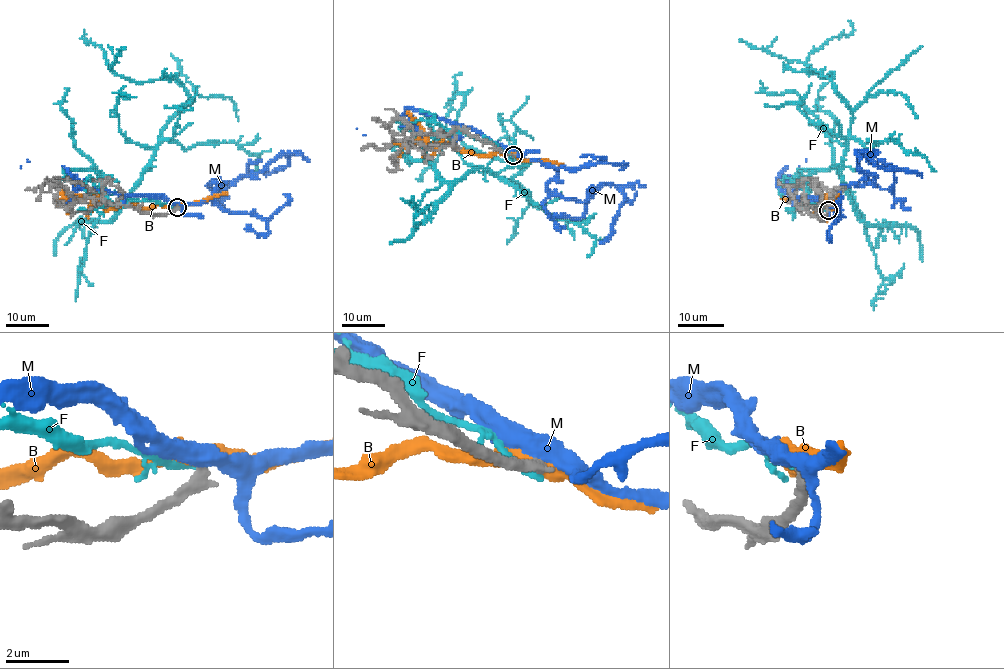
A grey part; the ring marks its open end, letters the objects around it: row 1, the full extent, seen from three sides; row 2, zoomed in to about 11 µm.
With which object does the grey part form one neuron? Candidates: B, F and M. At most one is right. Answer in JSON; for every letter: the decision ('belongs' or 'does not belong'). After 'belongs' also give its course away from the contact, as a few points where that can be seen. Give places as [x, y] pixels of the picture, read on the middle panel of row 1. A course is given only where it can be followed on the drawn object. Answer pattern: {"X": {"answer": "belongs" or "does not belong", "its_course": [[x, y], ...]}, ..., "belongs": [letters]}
{"B": {"answer": "does not belong"}, "F": {"answer": "does not belong"}, "M": {"answer": "does not belong"}, "belongs": []}

